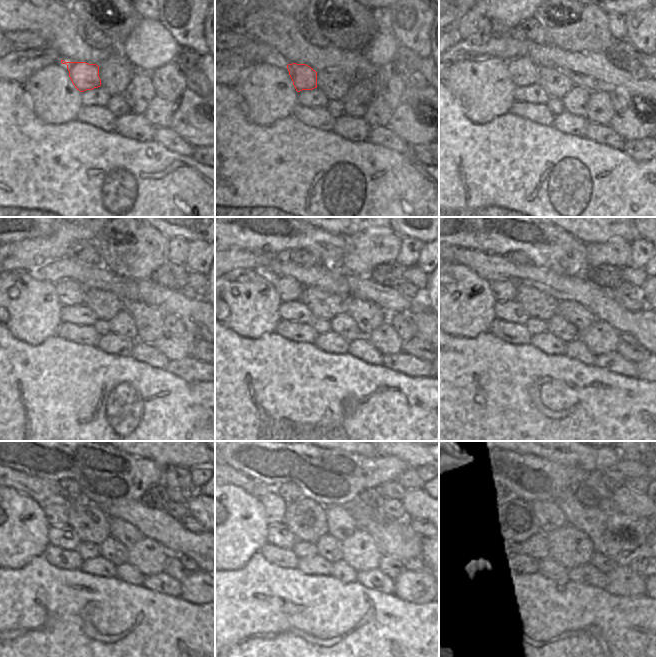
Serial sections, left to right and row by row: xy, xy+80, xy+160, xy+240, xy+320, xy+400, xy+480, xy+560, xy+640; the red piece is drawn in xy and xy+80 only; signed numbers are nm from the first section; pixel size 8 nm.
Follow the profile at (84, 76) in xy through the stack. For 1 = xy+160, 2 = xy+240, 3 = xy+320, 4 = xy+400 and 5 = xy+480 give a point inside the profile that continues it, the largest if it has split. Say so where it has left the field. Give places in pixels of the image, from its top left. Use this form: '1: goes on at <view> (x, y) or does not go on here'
1: goes on at xy+160 (523, 72)
2: goes on at xy+240 (71, 293)
3: goes on at xy+320 (288, 289)
4: goes on at xy+400 (505, 291)
5: goes on at xy+480 (55, 514)

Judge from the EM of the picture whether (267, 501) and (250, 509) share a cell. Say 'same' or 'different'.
different

